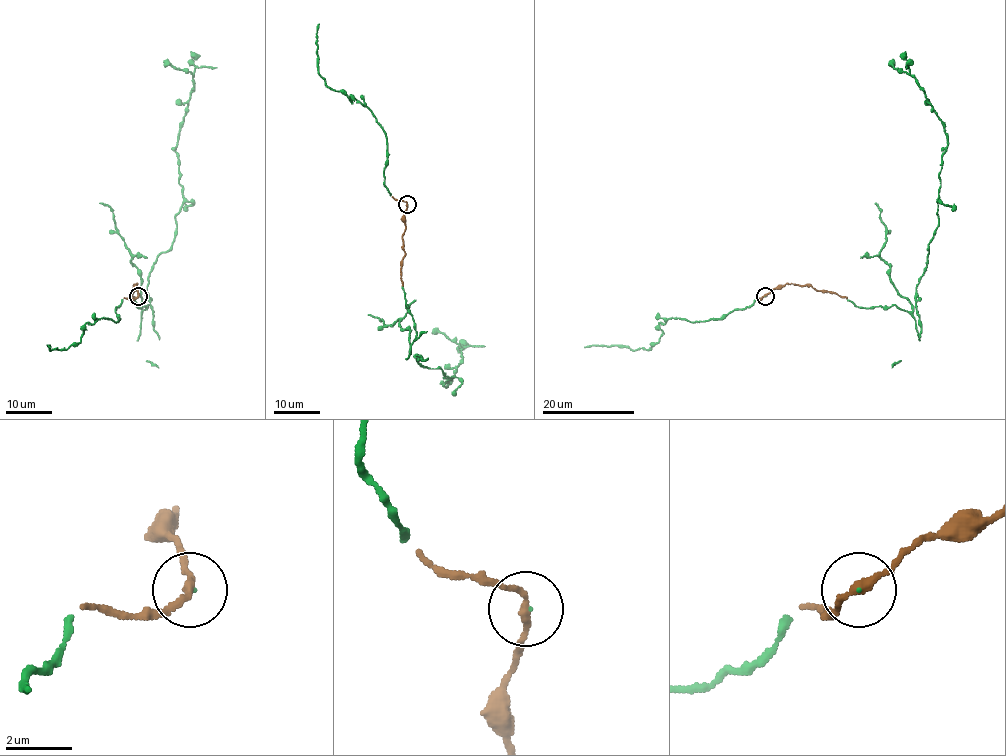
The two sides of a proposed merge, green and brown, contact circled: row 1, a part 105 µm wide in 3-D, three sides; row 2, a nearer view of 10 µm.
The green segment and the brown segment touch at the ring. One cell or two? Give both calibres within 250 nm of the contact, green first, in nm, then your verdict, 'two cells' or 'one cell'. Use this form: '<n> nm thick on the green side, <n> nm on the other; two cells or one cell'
20 nm thick on the green side, 200 nm on the other; one cell

